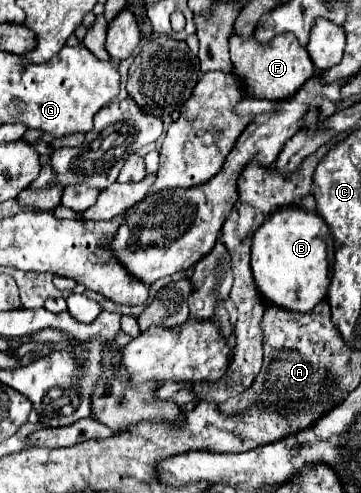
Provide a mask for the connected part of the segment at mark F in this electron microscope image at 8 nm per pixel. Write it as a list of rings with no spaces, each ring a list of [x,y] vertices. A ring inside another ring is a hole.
[[[280,34],[280,38],[274,38],[268,46],[260,46],[254,38],[230,36],[230,58],[246,98],[252,100],[288,100],[316,74],[306,48],[302,48],[290,34]]]

